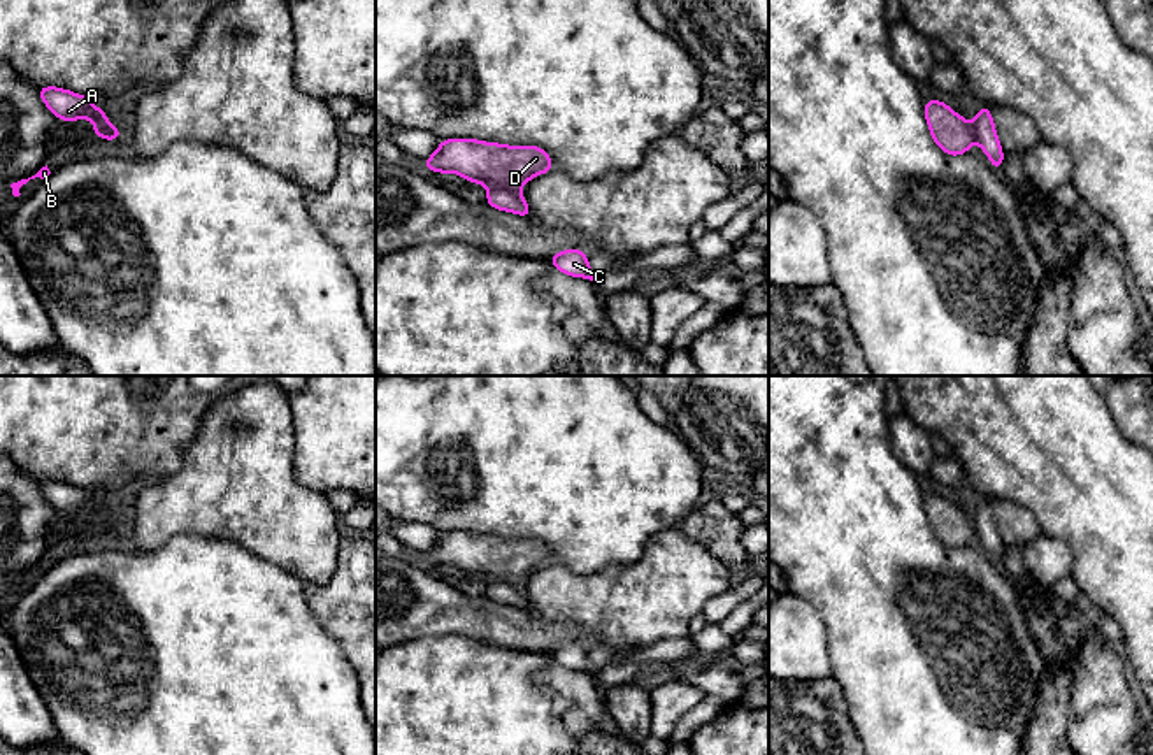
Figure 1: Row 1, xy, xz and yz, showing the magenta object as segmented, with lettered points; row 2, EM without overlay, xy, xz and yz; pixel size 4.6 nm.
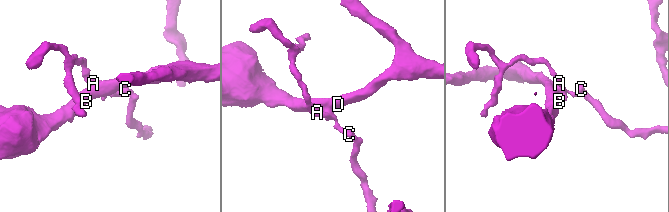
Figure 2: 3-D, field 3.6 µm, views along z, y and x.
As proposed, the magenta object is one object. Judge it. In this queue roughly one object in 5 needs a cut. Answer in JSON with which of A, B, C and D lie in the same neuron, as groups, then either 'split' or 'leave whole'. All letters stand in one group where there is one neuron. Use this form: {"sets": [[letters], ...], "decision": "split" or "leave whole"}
{"sets": [["A", "C"], ["B", "D"]], "decision": "split"}

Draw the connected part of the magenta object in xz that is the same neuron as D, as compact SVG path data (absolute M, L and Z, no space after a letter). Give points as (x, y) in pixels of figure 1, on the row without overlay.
M463 530L442 534L423 555L432 565L453 565L470 576L497 581L519 581L555 562L549 548L539 539L505 539Z

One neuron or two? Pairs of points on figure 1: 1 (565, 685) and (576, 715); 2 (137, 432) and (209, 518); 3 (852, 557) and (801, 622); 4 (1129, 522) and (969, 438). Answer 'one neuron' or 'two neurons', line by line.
1: one neuron
2: two neurons
3: two neurons
4: one neuron

